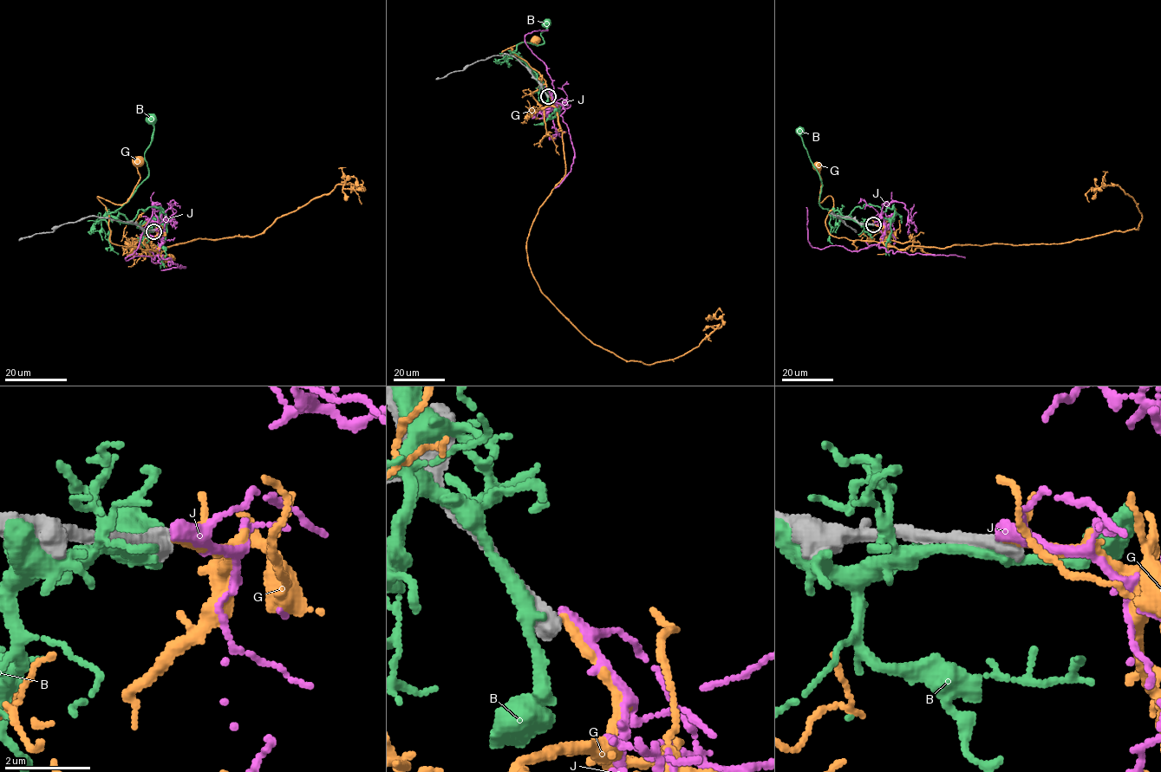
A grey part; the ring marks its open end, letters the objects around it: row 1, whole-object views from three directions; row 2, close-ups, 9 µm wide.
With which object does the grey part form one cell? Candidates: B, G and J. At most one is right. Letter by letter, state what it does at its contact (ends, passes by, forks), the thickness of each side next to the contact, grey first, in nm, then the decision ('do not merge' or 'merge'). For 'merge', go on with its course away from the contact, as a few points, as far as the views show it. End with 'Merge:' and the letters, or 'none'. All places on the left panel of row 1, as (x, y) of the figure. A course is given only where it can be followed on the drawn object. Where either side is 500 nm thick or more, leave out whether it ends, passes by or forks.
B: it passes by; calibres 320 and 300 nm; do not merge
G: calibres 550 and 160 nm; do not merge
J: calibres 550 and 260 nm; do not merge
Merge: none

